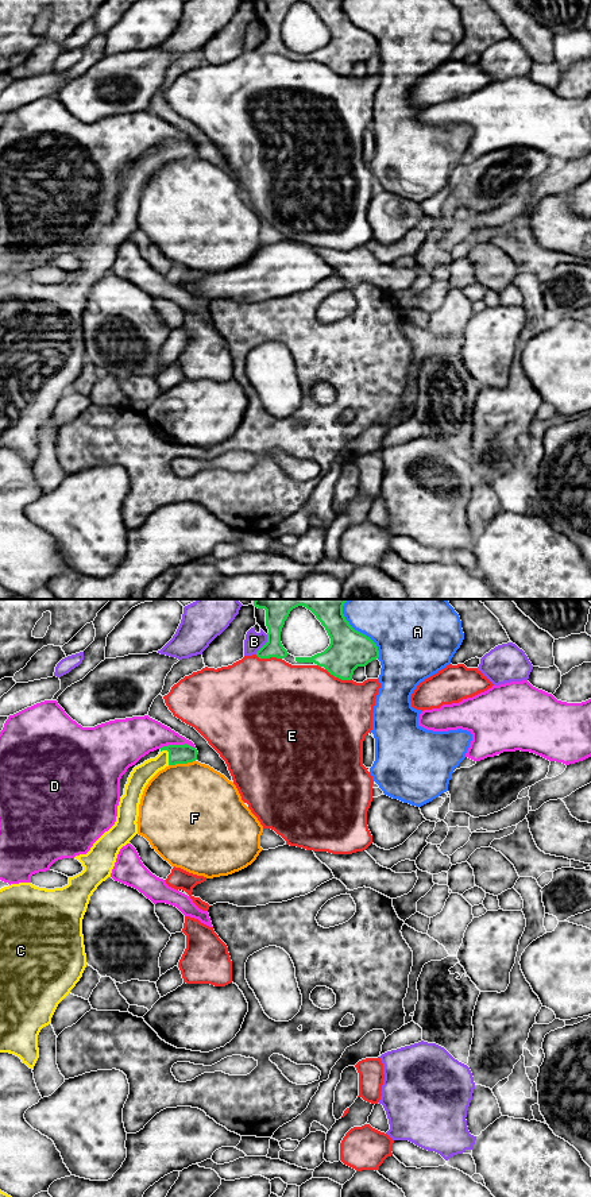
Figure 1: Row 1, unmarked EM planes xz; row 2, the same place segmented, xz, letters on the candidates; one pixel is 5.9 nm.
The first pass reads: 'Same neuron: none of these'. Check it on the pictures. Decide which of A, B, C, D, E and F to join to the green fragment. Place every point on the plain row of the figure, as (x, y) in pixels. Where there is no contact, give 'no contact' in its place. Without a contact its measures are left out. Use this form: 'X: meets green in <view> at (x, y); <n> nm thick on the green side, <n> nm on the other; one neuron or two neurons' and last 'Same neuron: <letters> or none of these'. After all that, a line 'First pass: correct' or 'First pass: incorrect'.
A: meets green in xz at (359, 27); 240 nm thick on the green side, 340 nm on the other; two neurons
B: meets green in xz at (265, 39); 130 nm thick on the green side, 110 nm on the other; two neurons
C: meets green in xz at (169, 151); 110 nm thick on the green side, 120 nm on the other; one neuron
D: meets green in xz at (177, 141); 110 nm thick on the green side, 240 nm on the other; two neurons
E: meets green in xz at (339, 73); 240 nm thick on the green side, 500 nm on the other; two neurons
F: meets green in xz at (181, 158); 110 nm thick on the green side, 500 nm on the other; two neurons
Same neuron: C
First pass: incorrect

